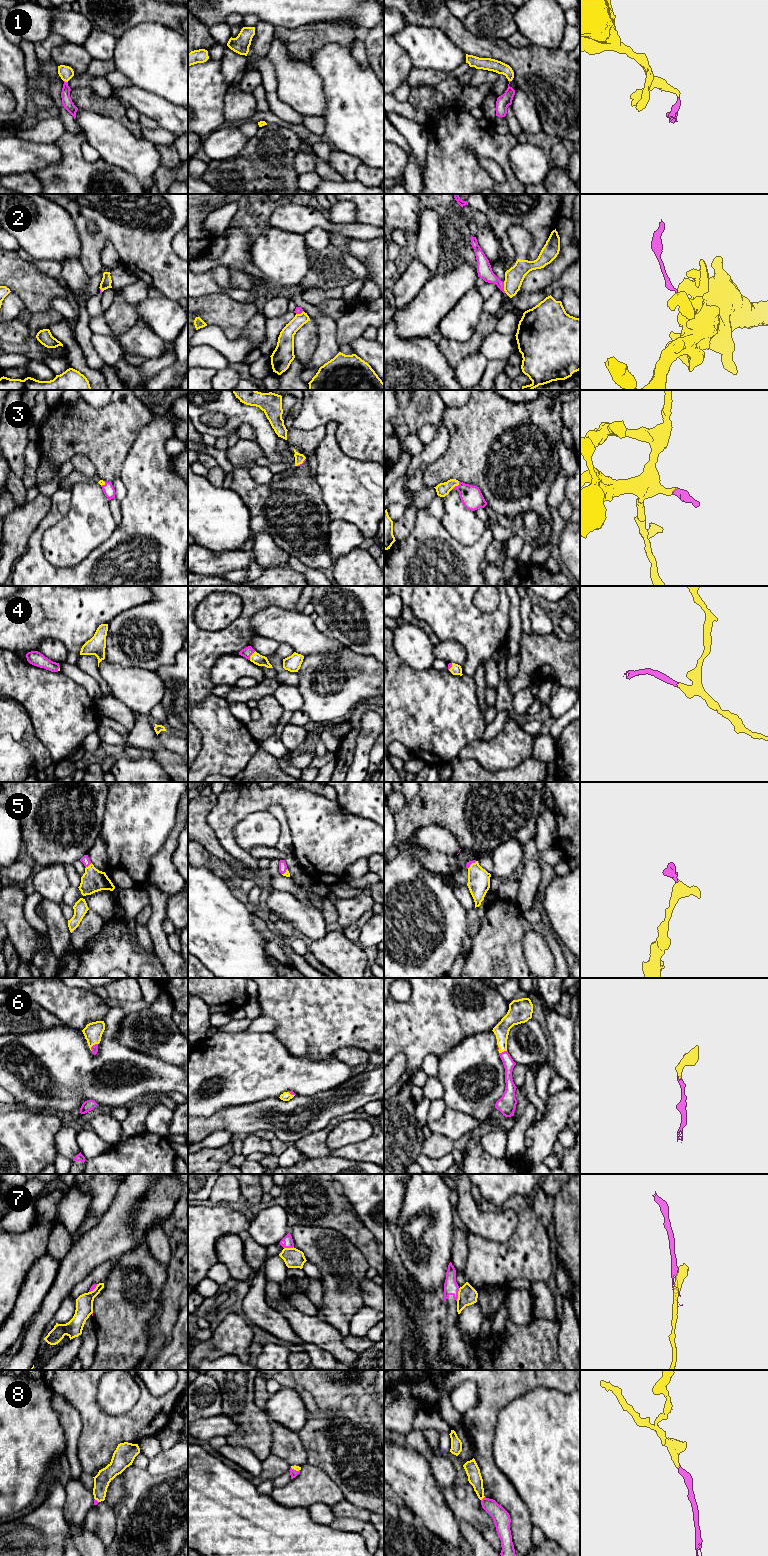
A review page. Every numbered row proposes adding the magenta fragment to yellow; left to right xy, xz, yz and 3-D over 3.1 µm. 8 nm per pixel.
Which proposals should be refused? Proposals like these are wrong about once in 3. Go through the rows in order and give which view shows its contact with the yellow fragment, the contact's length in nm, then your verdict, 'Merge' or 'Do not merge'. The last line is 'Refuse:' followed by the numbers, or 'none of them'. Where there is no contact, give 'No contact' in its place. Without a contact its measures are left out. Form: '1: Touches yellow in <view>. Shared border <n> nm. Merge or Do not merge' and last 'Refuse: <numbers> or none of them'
1: Touches yellow in xy. Shared border 40 nm. Merge
2: Touches yellow in yz. Shared border 90 nm. Do not merge
3: Touches yellow in yz. Shared border 90 nm. Merge
4: Touches yellow in xz. Shared border 90 nm. Merge
5: Touches yellow in xy. Shared border 60 nm. Merge
6: Touches yellow in yz. Shared border 70 nm. Merge
7: Touches yellow in yz. Shared border 110 nm. Do not merge
8: Touches yellow in yz. Shared border 50 nm. Merge
Refuse: 2, 7

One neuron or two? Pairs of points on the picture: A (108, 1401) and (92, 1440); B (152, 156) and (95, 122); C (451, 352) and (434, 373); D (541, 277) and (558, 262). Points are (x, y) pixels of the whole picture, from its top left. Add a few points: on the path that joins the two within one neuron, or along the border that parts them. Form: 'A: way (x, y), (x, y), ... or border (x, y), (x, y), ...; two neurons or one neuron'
A: border (97, 1388), (97, 1403), (104, 1412), (126, 1414); two neurons
B: way (138, 156), (122, 149), (109, 136); one neuron
C: border (436, 344), (446, 362), (454, 370); two neurons
D: way (545, 275), (554, 266); one neuron

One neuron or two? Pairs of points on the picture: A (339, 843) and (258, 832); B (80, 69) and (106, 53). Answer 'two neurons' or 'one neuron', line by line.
A: two neurons
B: two neurons

